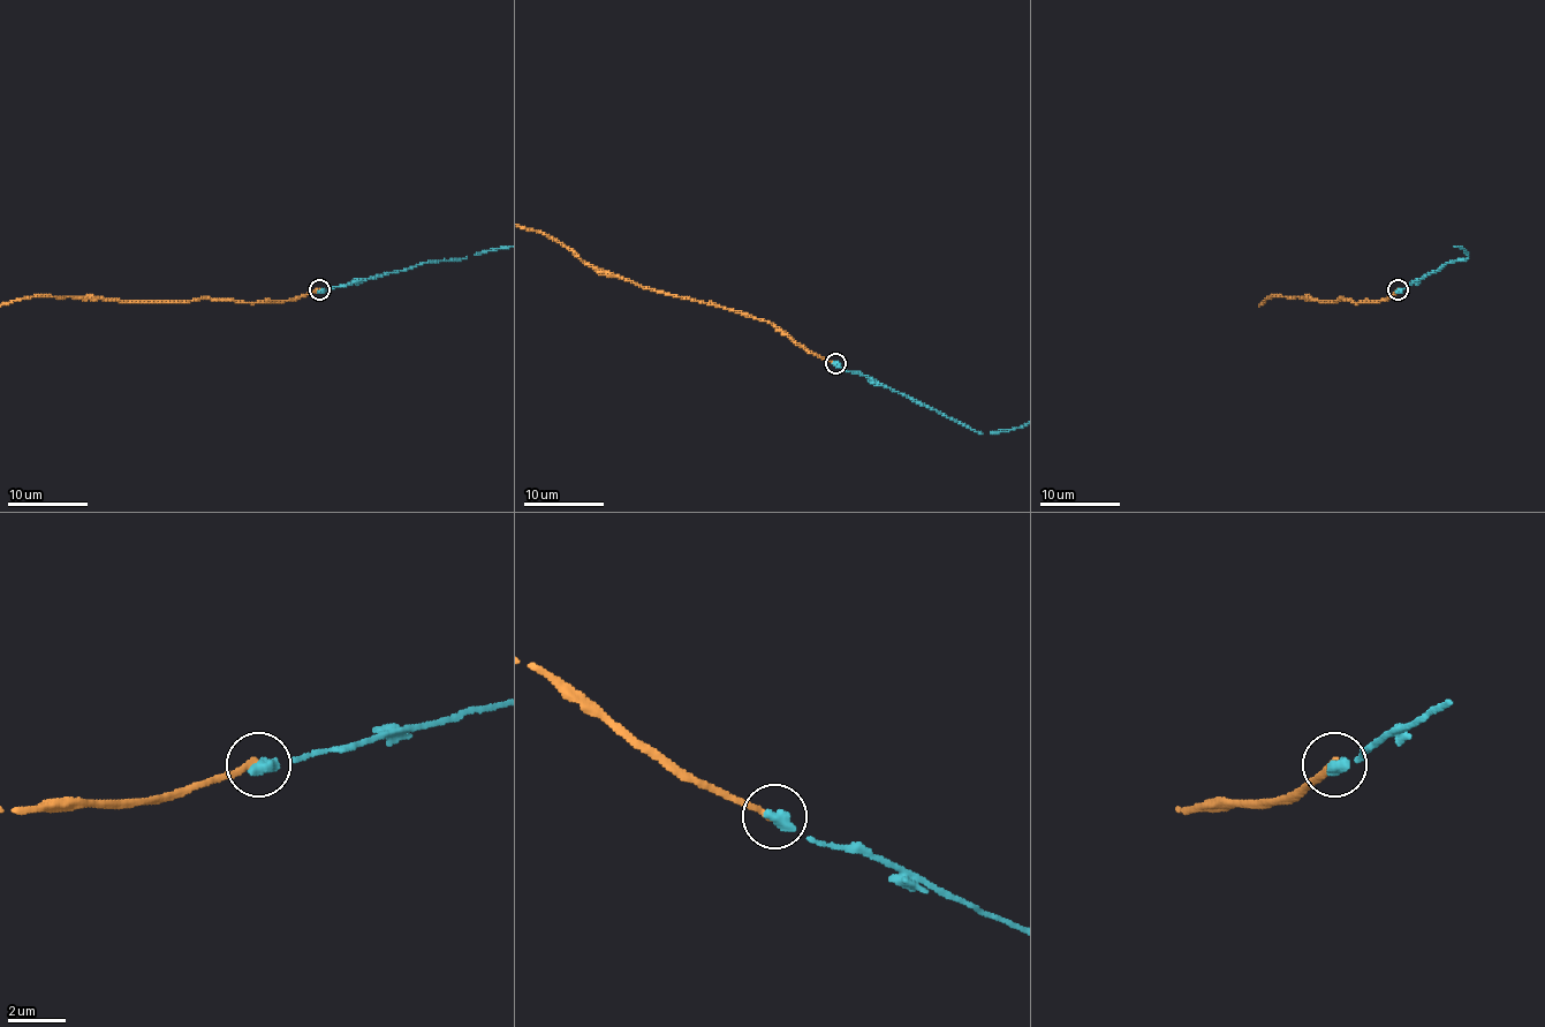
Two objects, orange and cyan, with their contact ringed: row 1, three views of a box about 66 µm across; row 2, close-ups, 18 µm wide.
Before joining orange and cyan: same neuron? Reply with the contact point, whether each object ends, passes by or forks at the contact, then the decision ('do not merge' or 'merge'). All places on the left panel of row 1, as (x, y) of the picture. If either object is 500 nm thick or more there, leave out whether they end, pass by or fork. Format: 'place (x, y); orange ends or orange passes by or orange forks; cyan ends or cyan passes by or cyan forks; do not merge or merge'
place (319, 289); orange ends; cyan ends; do not merge

